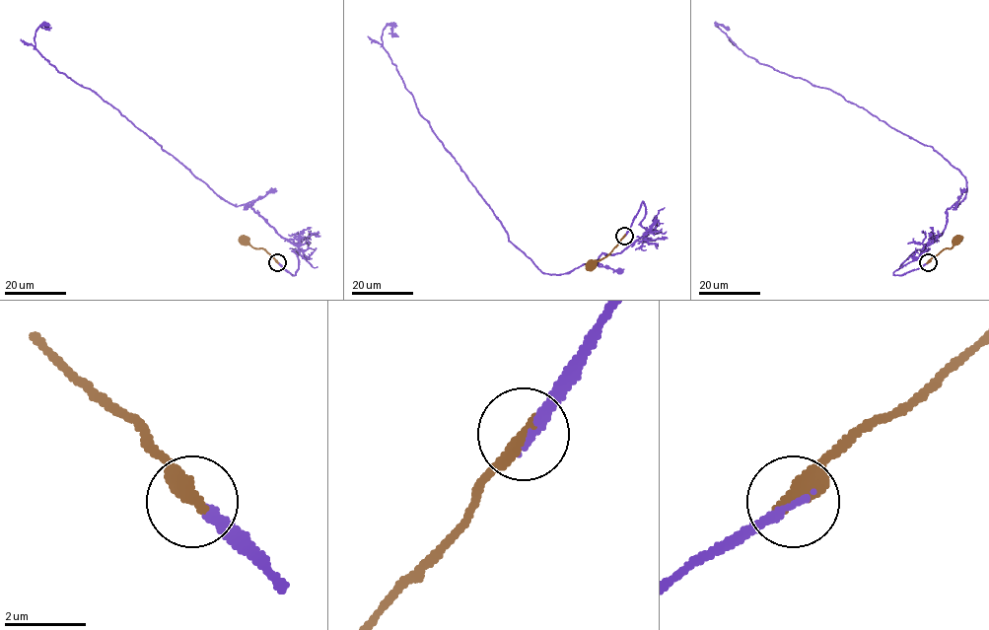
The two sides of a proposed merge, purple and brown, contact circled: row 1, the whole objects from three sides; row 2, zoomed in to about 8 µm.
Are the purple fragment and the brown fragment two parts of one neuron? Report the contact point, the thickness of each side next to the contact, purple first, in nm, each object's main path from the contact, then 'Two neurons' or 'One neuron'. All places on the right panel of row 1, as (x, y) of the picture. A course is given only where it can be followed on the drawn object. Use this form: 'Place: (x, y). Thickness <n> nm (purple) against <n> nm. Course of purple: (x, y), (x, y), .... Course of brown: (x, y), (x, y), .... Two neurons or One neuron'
Place: (928, 262). Thickness 240 nm (purple) against 360 nm. Course of purple: (928, 262), (893, 273), (945, 228), (965, 177), (838, 94), (748, 56), (717, 25), (729, 28). Course of brown: (928, 262), (951, 248), (955, 241). One neuron

